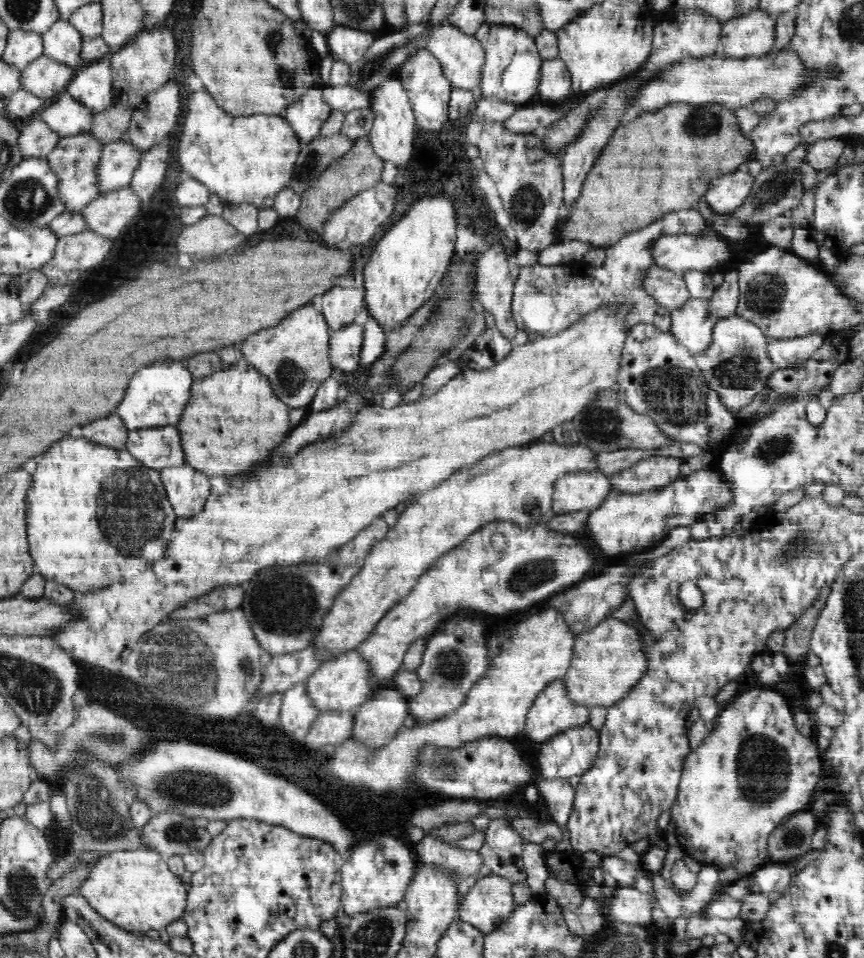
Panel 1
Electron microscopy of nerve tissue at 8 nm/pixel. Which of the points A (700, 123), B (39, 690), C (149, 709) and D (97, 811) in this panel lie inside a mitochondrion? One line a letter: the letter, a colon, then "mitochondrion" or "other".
A: mitochondrion
B: mitochondrion
C: mitochondrion
D: mitochondrion

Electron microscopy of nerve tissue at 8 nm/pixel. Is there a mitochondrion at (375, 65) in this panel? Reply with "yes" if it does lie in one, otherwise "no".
yes

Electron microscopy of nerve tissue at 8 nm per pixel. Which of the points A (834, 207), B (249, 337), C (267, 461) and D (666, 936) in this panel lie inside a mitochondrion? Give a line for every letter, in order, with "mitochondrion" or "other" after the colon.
A: other
B: other
C: other
D: other

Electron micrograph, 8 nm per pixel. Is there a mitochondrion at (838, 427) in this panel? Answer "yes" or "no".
yes

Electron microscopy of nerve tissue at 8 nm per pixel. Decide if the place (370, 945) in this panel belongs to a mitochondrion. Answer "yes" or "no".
yes

